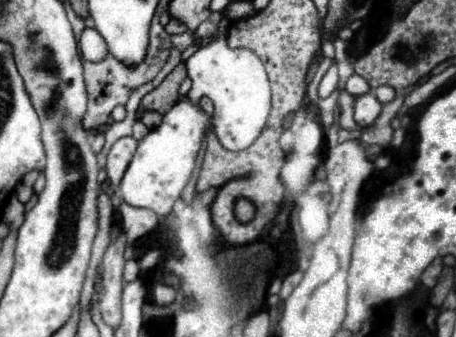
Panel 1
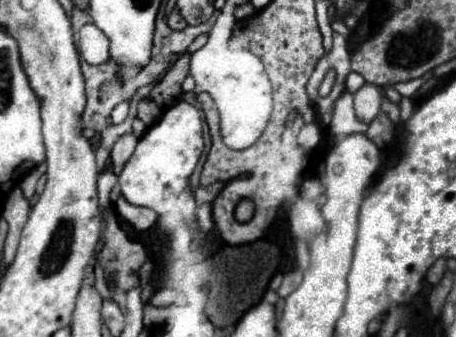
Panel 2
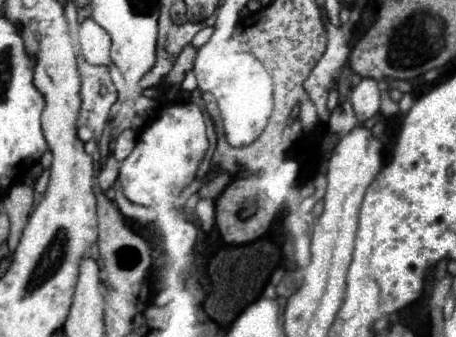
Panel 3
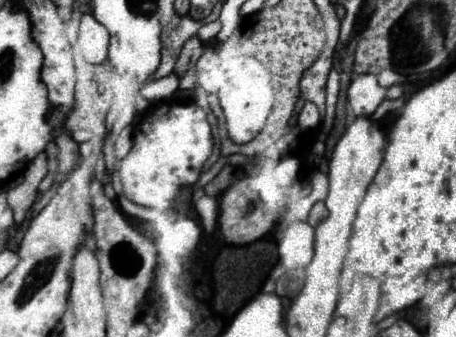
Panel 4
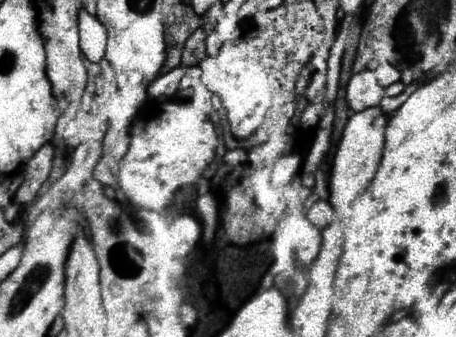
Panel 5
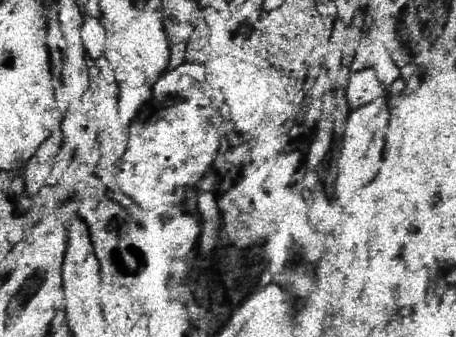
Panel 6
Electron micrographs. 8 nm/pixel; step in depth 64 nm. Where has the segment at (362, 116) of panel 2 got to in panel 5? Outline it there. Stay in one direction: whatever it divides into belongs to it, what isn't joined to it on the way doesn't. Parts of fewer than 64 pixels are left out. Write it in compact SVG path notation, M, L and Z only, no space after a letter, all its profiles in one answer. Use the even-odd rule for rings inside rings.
M364 70L352 76L346 90L346 100L354 112L362 112L380 104L384 96L384 88L378 84L374 72Z

